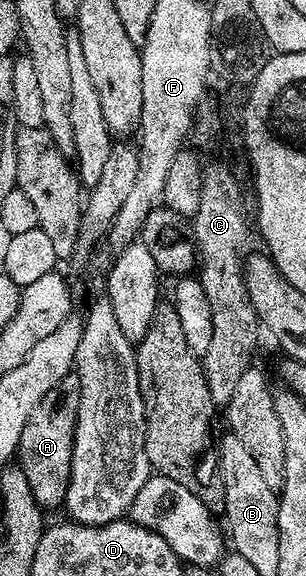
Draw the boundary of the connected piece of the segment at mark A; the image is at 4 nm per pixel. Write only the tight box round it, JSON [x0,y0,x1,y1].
[16,372,81,510]

